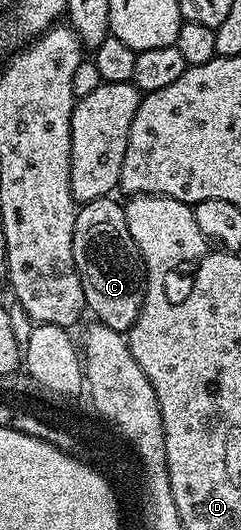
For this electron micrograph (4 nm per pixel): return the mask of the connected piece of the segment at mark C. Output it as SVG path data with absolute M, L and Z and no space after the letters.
M114 196L97 198L77 211L72 252L89 313L94 313L103 326L129 332L142 311L146 279L132 232L128 232L125 205L116 199Z

